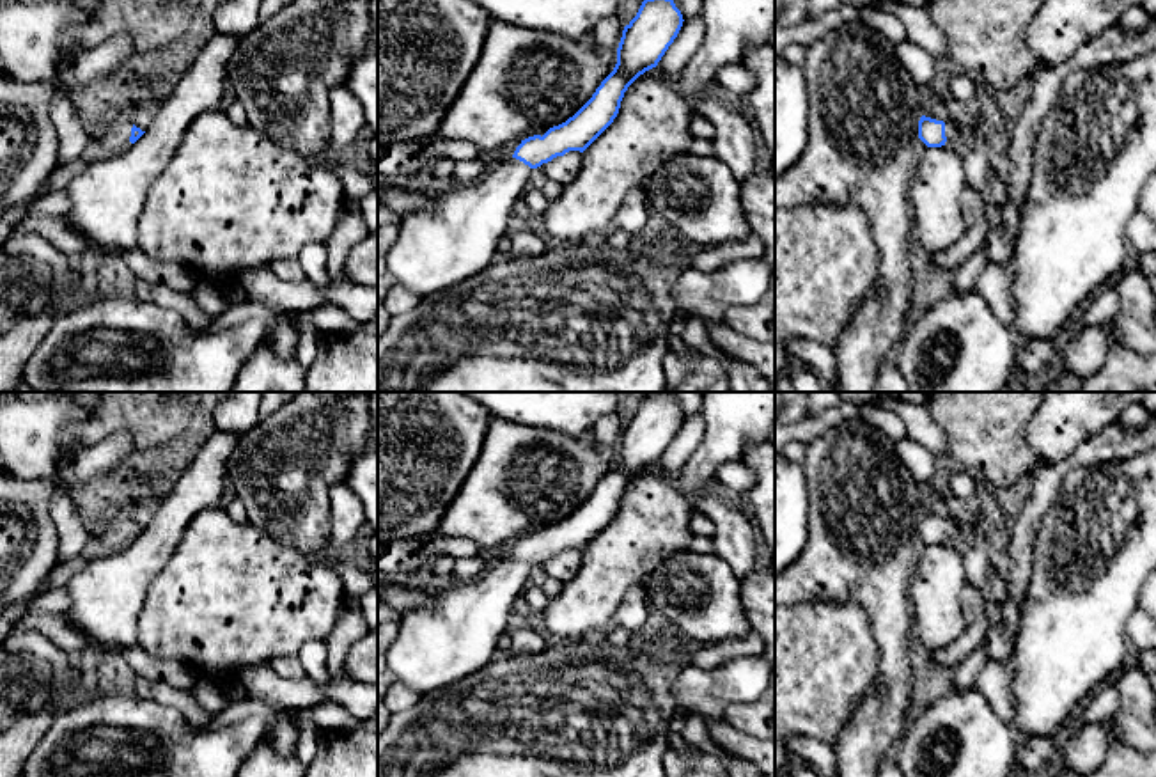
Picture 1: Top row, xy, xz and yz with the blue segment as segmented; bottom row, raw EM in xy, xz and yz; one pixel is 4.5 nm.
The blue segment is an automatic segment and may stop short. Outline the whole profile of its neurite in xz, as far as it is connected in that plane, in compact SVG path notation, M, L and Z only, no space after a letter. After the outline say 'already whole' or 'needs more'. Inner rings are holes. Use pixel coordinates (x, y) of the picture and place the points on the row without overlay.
M652 394L645 396L637 410L637 413L624 424L622 435L617 445L617 461L613 468L601 479L592 495L566 520L550 525L543 534L534 532L516 545L514 552L507 557L500 557L496 562L488 564L486 571L465 582L459 587L450 587L440 584L436 589L427 591L431 603L427 607L418 607L401 612L399 633L392 642L387 662L397 681L404 683L408 688L420 694L429 694L457 683L477 671L488 667L496 658L498 637L507 630L507 621L512 612L514 601L523 596L530 584L530 571L543 561L551 559L557 553L564 553L569 548L583 550L617 514L621 498L628 484L645 468L658 463L668 443L677 435L683 424L683 412L676 404L672 396Z | needs more

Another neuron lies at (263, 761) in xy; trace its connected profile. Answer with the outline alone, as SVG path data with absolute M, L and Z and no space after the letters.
M271 738L259 742L241 763L236 777L307 777L296 750L282 756L275 750Z

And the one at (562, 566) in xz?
M569 548L564 553L557 553L551 559L543 561L541 568L546 577L567 582L578 573L582 559L583 559L583 550Z

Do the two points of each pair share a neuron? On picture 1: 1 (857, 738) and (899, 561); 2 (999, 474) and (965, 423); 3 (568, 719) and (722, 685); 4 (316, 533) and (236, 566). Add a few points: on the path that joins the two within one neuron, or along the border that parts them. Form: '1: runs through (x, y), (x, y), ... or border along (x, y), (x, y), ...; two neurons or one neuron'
1: runs through (892, 694), (892, 605); one neuron
2: runs through (999, 462), (999, 456), (977, 435); one neuron
3: border along (683, 662), (674, 673), (674, 698), (679, 706); two neurons
4: border along (250, 524), (311, 559); two neurons

